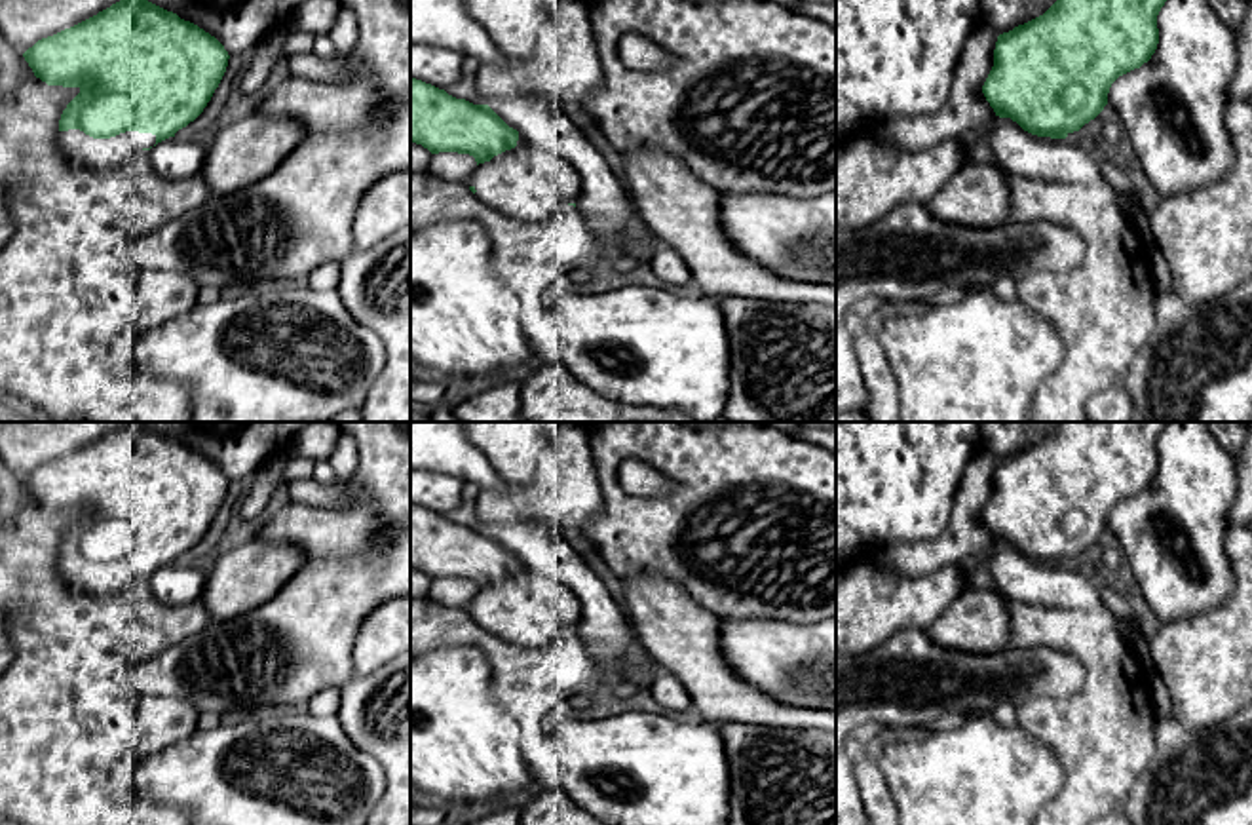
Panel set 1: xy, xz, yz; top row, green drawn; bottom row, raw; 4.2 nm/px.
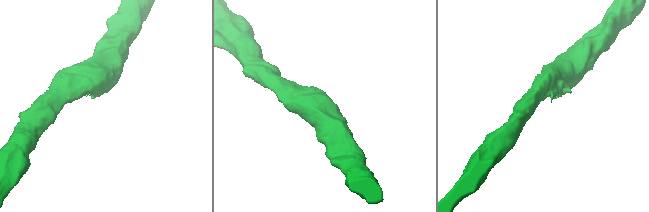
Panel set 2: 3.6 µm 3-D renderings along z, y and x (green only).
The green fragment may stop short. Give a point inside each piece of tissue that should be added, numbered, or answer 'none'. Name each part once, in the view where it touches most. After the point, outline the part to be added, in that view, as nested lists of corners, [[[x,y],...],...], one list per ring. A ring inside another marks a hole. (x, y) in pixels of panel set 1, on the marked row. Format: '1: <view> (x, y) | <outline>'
1: xy (80, 149) | [[[80,129],[59,131],[59,148],[72,163],[89,169],[112,169],[125,163],[137,150],[156,144],[156,135],[125,131],[110,139],[93,139]]]

